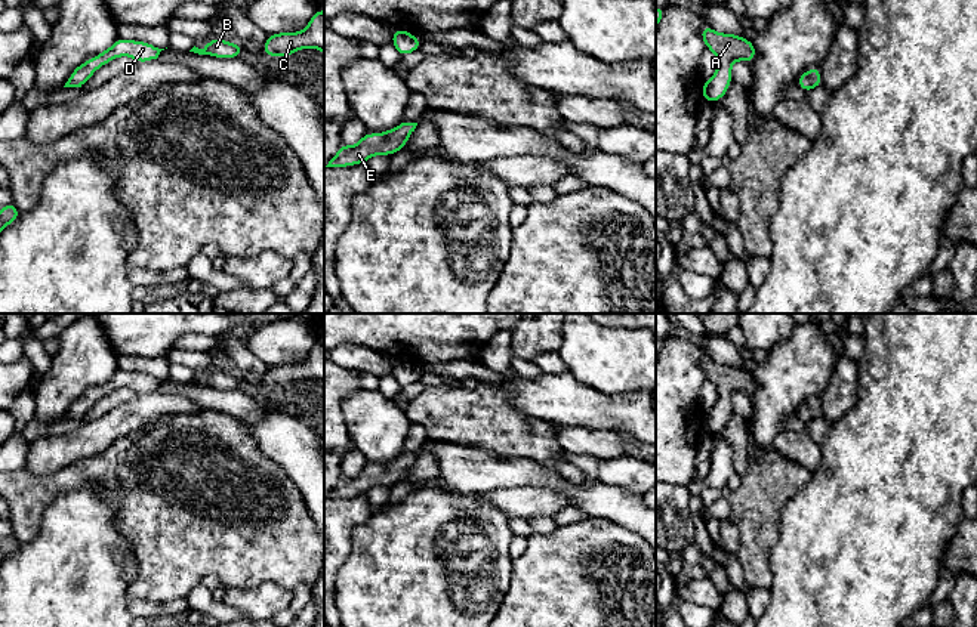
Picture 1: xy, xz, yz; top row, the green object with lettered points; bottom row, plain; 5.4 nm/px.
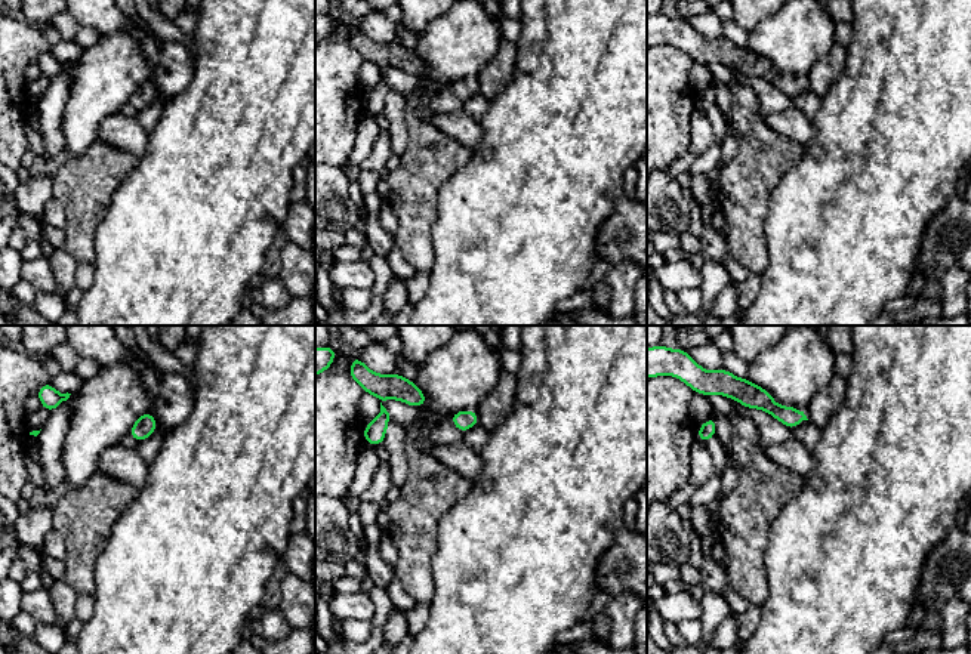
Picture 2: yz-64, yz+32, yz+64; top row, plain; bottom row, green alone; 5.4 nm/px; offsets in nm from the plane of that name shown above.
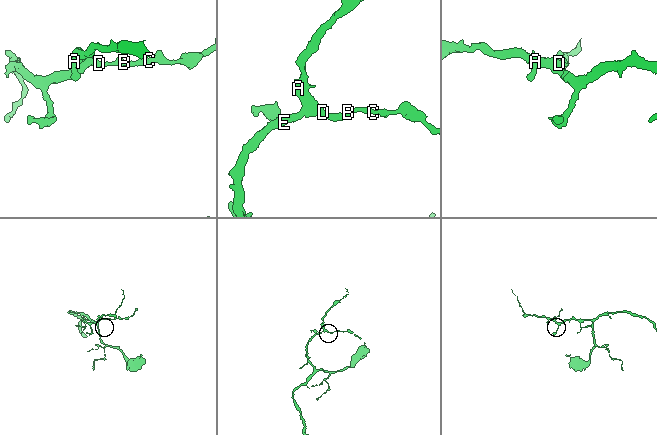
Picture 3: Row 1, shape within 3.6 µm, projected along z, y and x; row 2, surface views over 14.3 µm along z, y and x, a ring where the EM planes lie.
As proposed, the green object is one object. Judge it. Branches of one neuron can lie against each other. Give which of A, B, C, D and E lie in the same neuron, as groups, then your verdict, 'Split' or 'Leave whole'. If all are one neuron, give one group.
Groups: A B C D E. Leave whole

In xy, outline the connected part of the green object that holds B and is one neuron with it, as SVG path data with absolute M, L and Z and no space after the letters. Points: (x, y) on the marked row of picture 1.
M212 38L204 49L192 47L189 52L209 55L215 58L240 58L244 49L238 43L226 43L221 38Z

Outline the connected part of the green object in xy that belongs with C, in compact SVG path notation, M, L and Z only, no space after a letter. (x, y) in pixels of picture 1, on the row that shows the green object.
M317 9L303 31L268 35L261 53L268 56L292 56L303 47L315 47L324 53L324 10Z

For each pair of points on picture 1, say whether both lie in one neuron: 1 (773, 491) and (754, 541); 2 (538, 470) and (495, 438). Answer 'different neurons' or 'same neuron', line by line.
1: same neuron
2: different neurons

